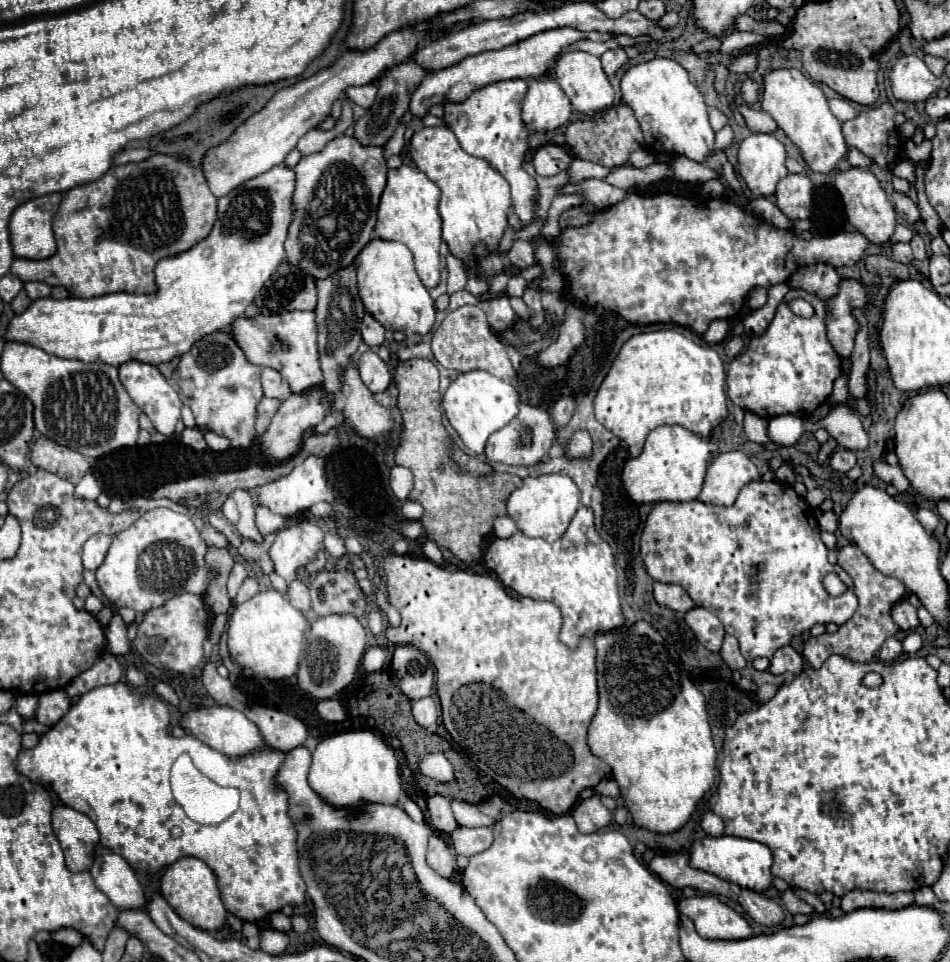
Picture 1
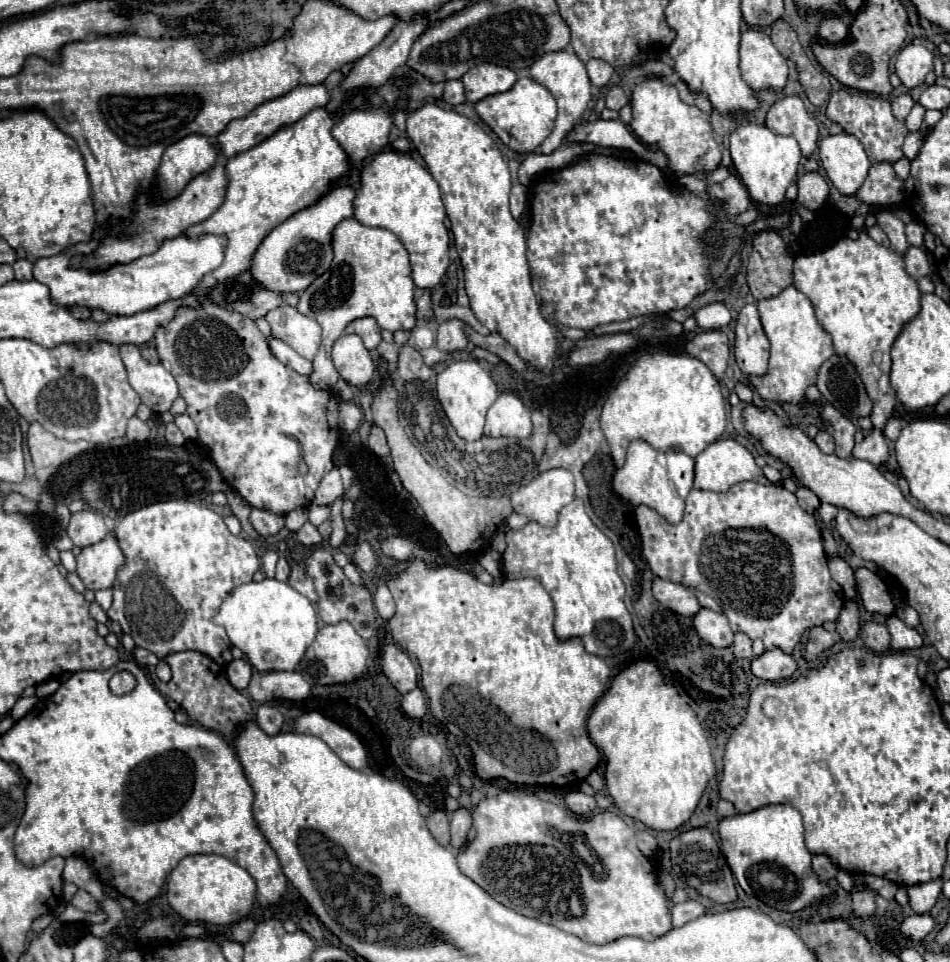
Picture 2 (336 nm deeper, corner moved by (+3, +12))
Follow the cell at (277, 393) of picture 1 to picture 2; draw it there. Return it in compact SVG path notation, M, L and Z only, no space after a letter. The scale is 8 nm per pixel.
M267 336L267 342L269 342L269 348L271 348L273 356L275 356L281 364L285 364L287 368L291 368L291 370L295 370L295 372L299 372L299 374L305 374L305 376L311 374L311 370L313 370L311 362L305 360L303 356L299 356L291 346L287 346L285 342L281 342L281 340L273 338L273 336Z

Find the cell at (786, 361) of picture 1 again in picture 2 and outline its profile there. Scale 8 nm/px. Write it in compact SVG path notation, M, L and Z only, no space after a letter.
M793 286L785 288L779 296L759 300L757 308L763 330L771 342L771 358L767 374L747 376L747 382L767 402L799 404L805 396L805 390L817 382L817 370L821 364L833 356L831 334L821 328L807 296L803 296Z

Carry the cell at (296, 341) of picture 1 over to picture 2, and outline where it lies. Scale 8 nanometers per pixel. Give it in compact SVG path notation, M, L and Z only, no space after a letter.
M279 306L271 310L265 320L269 322L275 338L289 344L303 358L315 358L321 344L321 326L313 318L301 314L293 306Z

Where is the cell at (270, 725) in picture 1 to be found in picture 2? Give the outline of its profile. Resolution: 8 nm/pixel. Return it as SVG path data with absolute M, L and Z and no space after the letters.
M261 704L259 710L257 710L255 722L263 728L263 732L267 732L267 734L277 734L277 732L283 728L285 718L283 718L283 714L281 714L275 706L271 706L271 704Z

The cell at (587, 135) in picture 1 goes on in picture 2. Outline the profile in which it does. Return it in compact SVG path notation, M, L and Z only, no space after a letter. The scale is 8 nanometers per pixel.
M613 86L613 88L609 88L609 92L605 94L605 104L607 104L609 110L621 110L627 102L629 102L629 98L625 96L625 92L623 92L621 86Z

